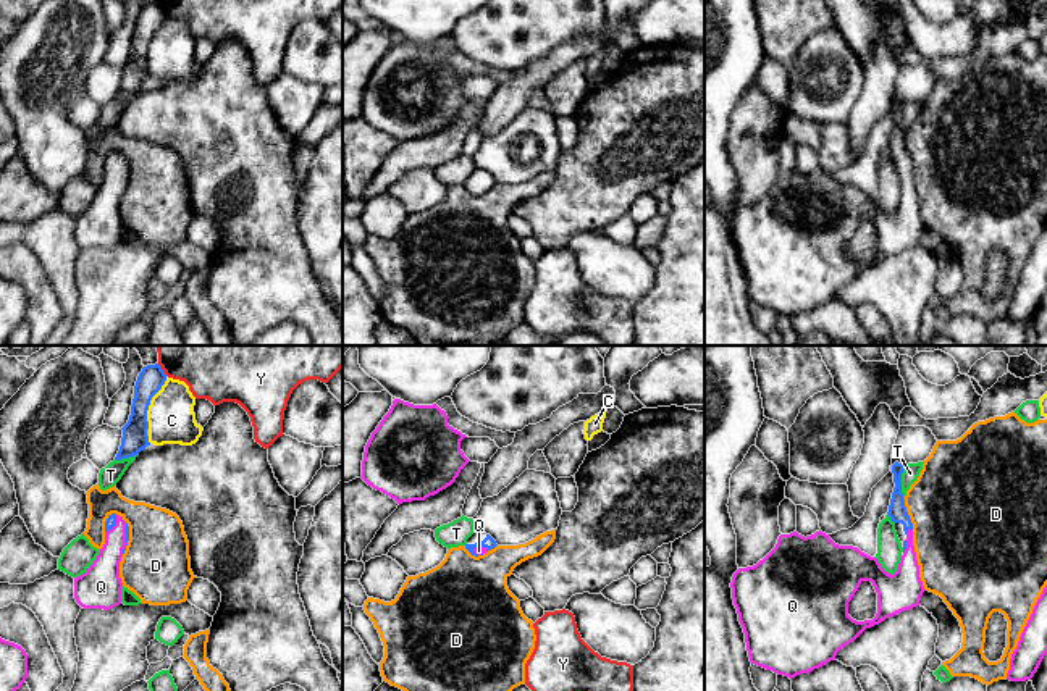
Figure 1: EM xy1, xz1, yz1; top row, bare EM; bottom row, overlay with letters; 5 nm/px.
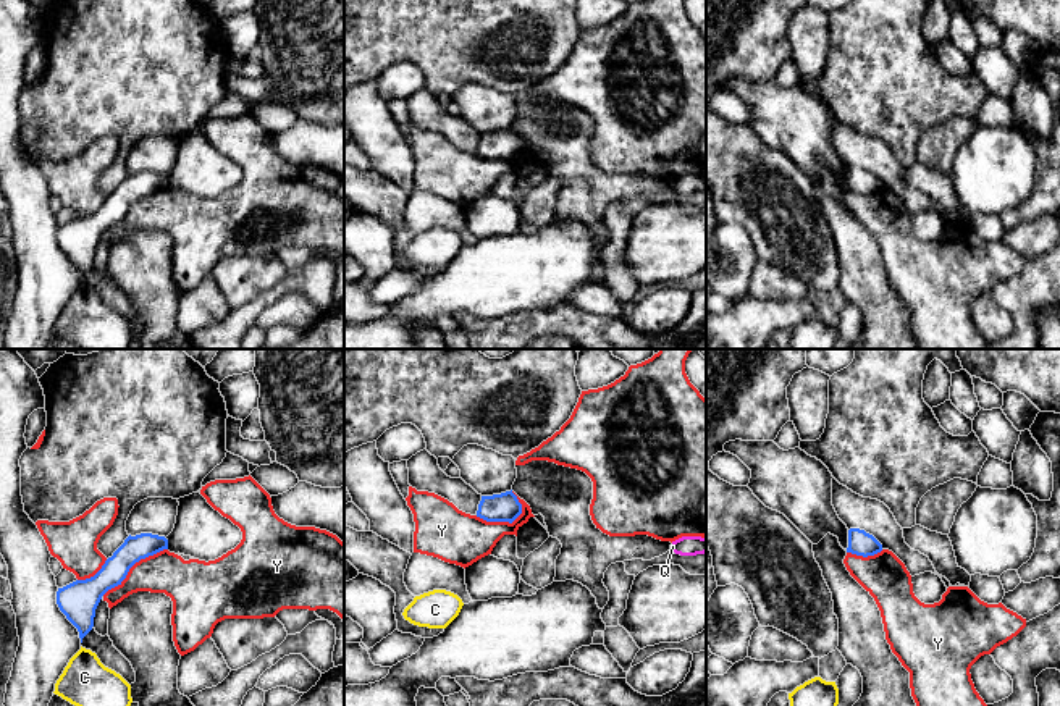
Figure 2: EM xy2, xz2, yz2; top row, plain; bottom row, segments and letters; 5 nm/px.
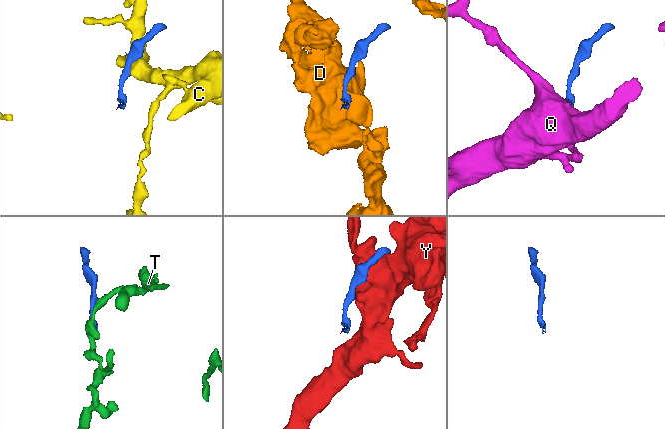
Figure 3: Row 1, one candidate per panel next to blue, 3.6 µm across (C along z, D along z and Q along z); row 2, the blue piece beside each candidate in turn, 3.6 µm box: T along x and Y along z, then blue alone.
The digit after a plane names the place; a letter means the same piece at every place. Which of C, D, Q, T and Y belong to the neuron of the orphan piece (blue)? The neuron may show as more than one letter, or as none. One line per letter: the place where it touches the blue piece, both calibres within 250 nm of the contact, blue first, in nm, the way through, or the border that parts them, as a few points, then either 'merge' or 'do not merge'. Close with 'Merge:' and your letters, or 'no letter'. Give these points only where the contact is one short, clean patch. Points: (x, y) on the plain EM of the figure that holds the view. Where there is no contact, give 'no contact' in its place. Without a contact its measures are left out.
C: meets blue in xy1 at (149, 41); 130 nm thick on the blue side, 240 nm on the other; border along xy1 (167, 15), (151, 39), (147, 67); do not merge
D: meets blue in yz1 at (908, 154); 90 nm thick on the blue side, 480 nm on the other; border along yz1 (904, 139), (913, 167); do not merge
Q: meets blue in yz1 at (908, 167); 90 nm thick on the blue side, 130 nm on the other; do not merge
T: meets blue in yz1 at (900, 123); 90 nm thick on the blue side, 80 nm on the other; do not merge
Y: meets blue in xy2 at (133, 202); 130 nm thick on the blue side, 200 nm on the other; merge
Merge: Y

